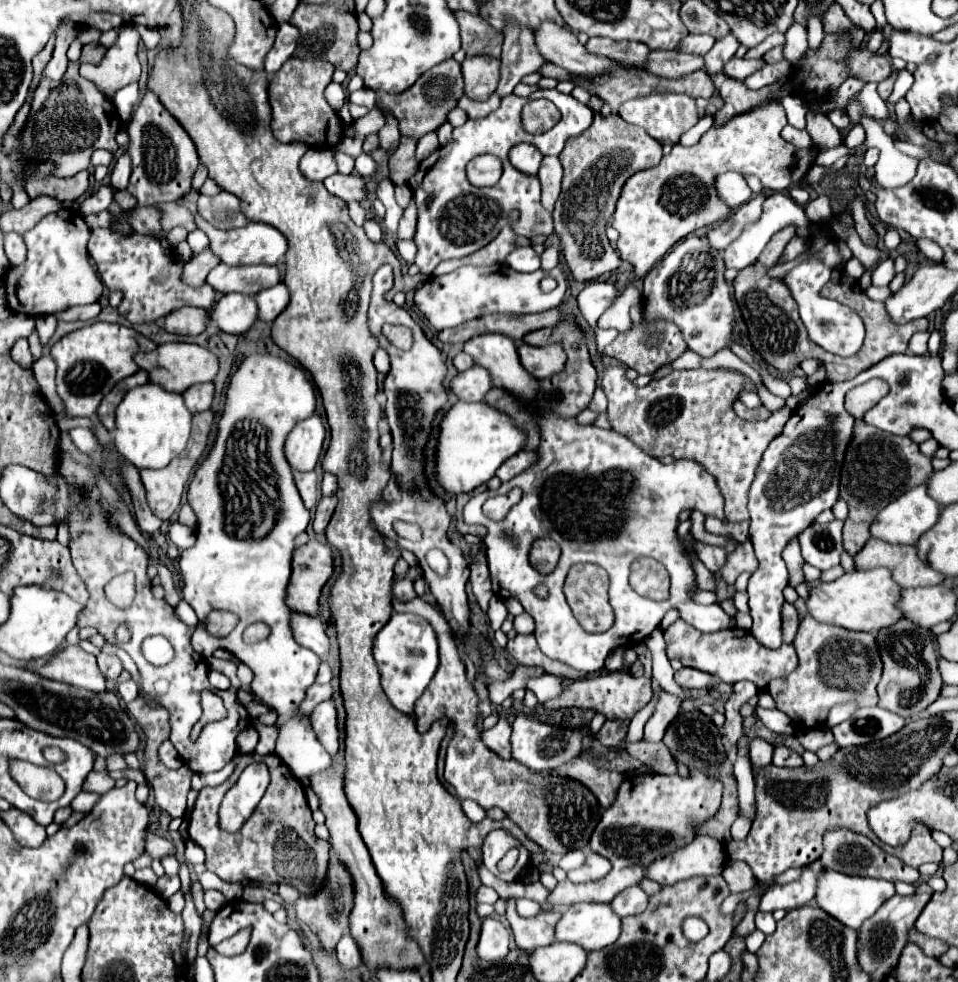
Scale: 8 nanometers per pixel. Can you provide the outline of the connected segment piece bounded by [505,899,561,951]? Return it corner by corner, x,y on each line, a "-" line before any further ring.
507,899
507,911
505,917
511,925
515,943
519,949
523,951
533,951
537,947
549,945
553,943
553,927
557,923
557,919
561,917
561,913
557,911
541,911
535,917
519,917
516,911
516,900

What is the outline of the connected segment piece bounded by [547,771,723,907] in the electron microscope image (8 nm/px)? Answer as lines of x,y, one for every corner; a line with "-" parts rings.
691,771
689,777
659,773
627,777
619,787
613,805
601,813
597,829
589,839
589,849
609,859
613,869
601,881
575,885
565,879
557,883
557,887
549,893
547,903
551,907
567,907
575,903
609,903
609,899
621,893
625,887
639,885
639,881
645,877
645,867
653,859
683,847
695,837
693,821
699,823
717,813
721,805
721,793
721,781
711,779
703,771

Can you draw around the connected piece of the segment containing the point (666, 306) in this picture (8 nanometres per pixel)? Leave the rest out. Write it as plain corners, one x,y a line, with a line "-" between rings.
685,237
645,275
643,309
649,323
657,319
673,321
687,343
687,349
699,357
713,357
729,345
733,333
733,299
723,279
725,263
721,251
709,247
705,239

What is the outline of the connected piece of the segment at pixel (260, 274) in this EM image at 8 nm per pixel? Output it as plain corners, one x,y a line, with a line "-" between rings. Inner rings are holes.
217,265
209,275
207,283
217,293
243,293
255,295
281,281
277,267
251,265
251,267
225,267

